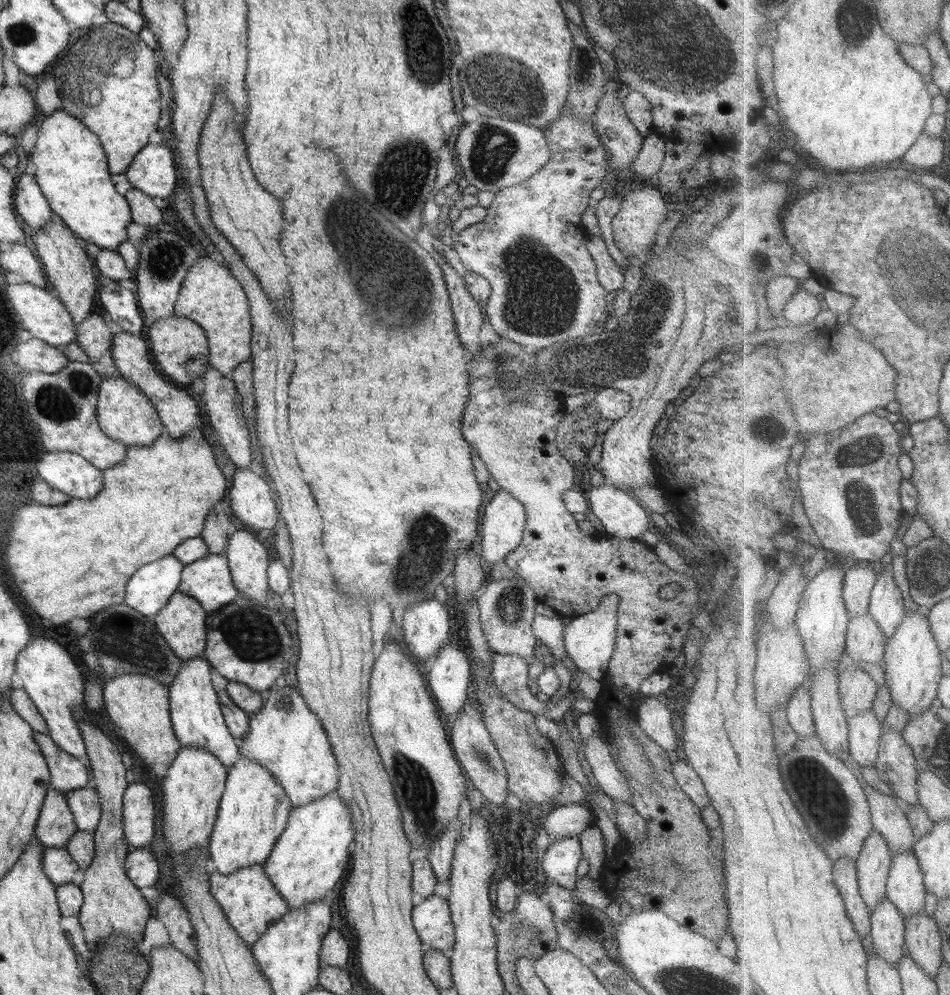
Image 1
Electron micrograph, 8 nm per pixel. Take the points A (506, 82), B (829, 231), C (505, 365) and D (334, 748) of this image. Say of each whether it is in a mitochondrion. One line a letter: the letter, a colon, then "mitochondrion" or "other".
A: mitochondrion
B: other
C: mitochondrion
D: other

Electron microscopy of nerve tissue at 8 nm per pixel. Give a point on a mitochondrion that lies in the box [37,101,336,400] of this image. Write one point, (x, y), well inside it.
(164, 262)

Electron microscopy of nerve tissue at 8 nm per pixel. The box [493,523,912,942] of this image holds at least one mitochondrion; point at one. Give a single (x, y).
(825, 807)

